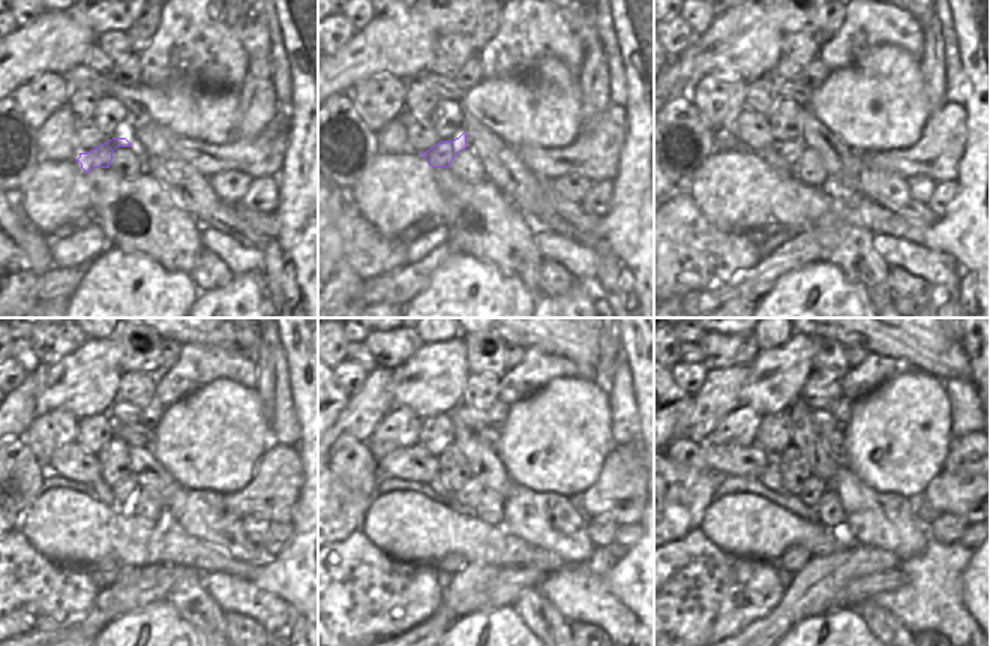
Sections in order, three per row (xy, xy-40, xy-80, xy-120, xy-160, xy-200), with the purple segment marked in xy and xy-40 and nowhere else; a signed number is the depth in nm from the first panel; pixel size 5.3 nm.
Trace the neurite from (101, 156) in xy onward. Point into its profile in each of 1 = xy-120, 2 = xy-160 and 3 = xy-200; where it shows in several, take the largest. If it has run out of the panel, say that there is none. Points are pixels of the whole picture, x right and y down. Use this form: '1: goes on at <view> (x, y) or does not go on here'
1: goes on at xy-120 (125, 490)
2: goes on at xy-160 (470, 495)
3: goes on at xy-200 (813, 489)

